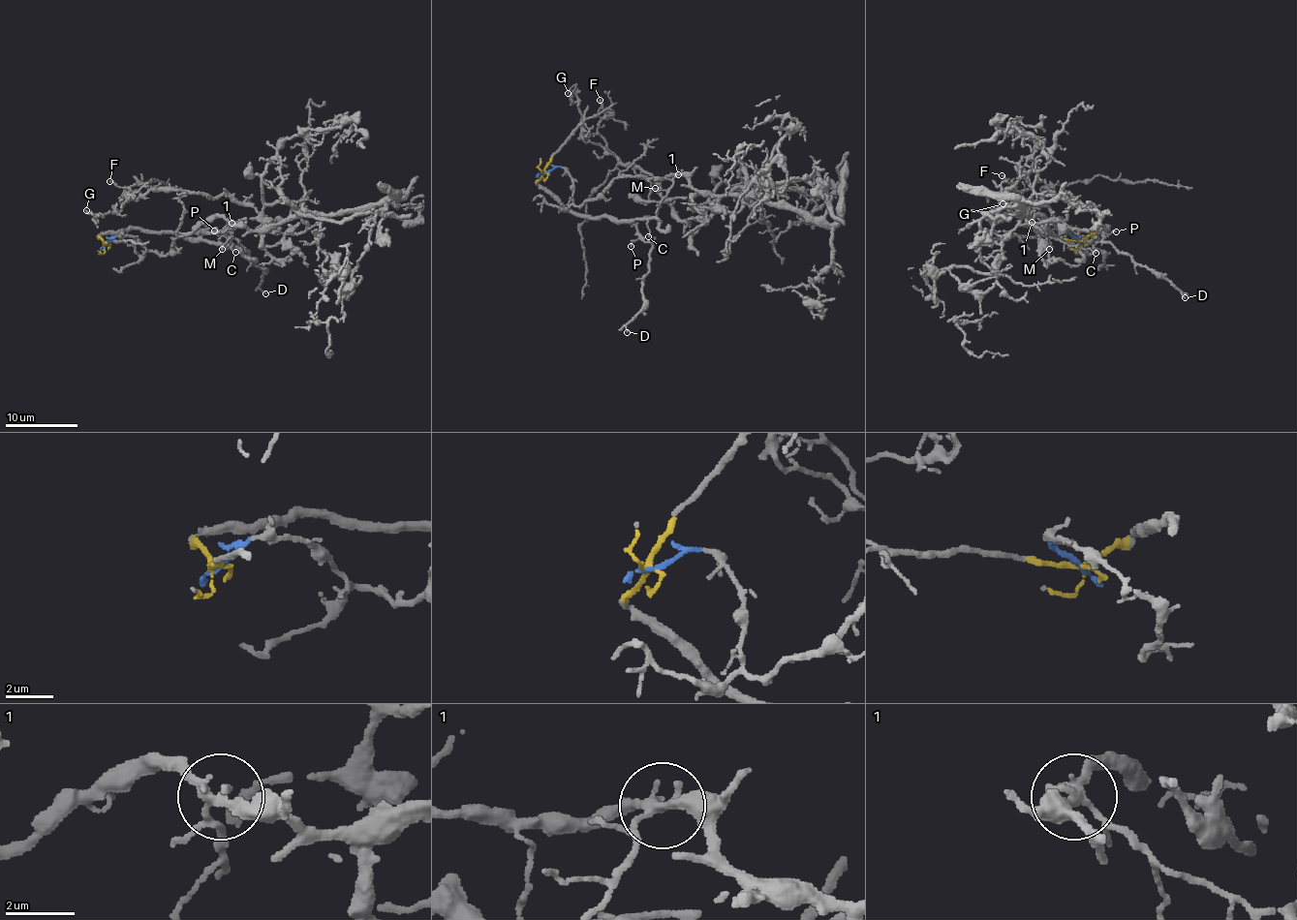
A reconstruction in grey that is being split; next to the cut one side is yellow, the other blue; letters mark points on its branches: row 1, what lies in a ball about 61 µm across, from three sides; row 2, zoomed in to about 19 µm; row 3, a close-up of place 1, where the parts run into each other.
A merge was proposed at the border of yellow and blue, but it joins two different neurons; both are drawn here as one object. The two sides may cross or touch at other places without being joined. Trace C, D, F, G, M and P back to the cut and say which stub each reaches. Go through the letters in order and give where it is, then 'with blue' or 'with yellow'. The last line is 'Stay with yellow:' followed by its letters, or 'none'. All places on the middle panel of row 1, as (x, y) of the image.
C: at (648, 236); with yellow
D: at (627, 332); with yellow
F: at (600, 100); with blue
G: at (568, 93); with blue
M: at (655, 188); with yellow
P: at (631, 246); with yellow
Stay with yellow: C, D, M, P

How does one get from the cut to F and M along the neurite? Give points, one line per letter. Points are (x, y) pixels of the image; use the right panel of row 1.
F: (1080, 242), (1069, 233), (1096, 251), (1029, 222), (1067, 218), (1068, 193), (1002, 175)
M: (1080, 242), (1106, 227), (1104, 232), (1068, 246), (1049, 236), (1049, 249)

